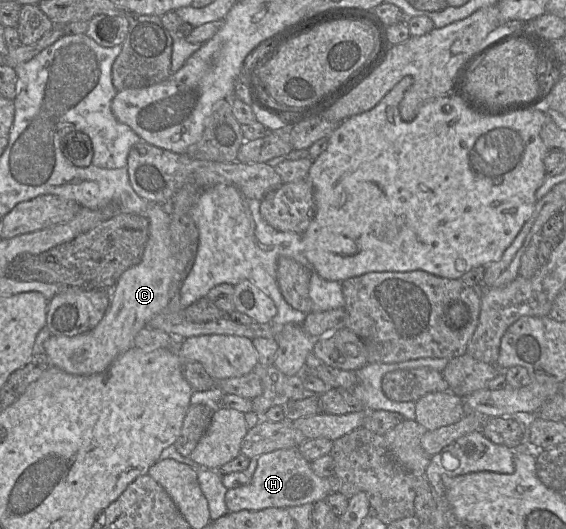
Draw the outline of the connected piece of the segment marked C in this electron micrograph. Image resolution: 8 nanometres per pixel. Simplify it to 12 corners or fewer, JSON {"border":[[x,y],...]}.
{"border":[[148,203],[143,258],[95,328],[44,342],[51,366],[102,373],[167,308],[171,215]]}

